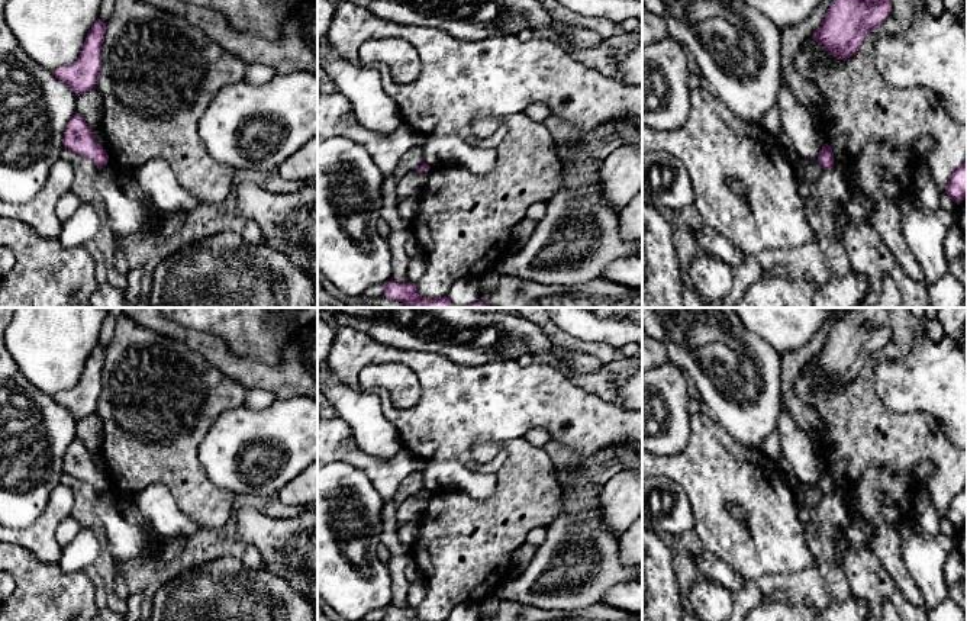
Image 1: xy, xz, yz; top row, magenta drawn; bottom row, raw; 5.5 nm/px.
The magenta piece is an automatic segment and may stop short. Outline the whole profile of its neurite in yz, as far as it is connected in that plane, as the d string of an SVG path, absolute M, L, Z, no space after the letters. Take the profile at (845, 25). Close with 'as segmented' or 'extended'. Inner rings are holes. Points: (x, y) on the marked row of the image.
M834 0L813 38L829 55L847 59L860 51L867 33L890 12L890 0Z | as segmented

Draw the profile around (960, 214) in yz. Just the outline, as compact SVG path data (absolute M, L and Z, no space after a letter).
M967 197L960 205L957 205L954 216L955 216L955 223L960 226L964 237L967 238Z

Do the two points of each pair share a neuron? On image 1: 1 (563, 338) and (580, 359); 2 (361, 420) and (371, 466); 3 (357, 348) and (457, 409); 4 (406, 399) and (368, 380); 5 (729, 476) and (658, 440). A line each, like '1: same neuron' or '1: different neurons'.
1: different neurons
2: different neurons
3: same neuron
4: same neuron
5: different neurons

